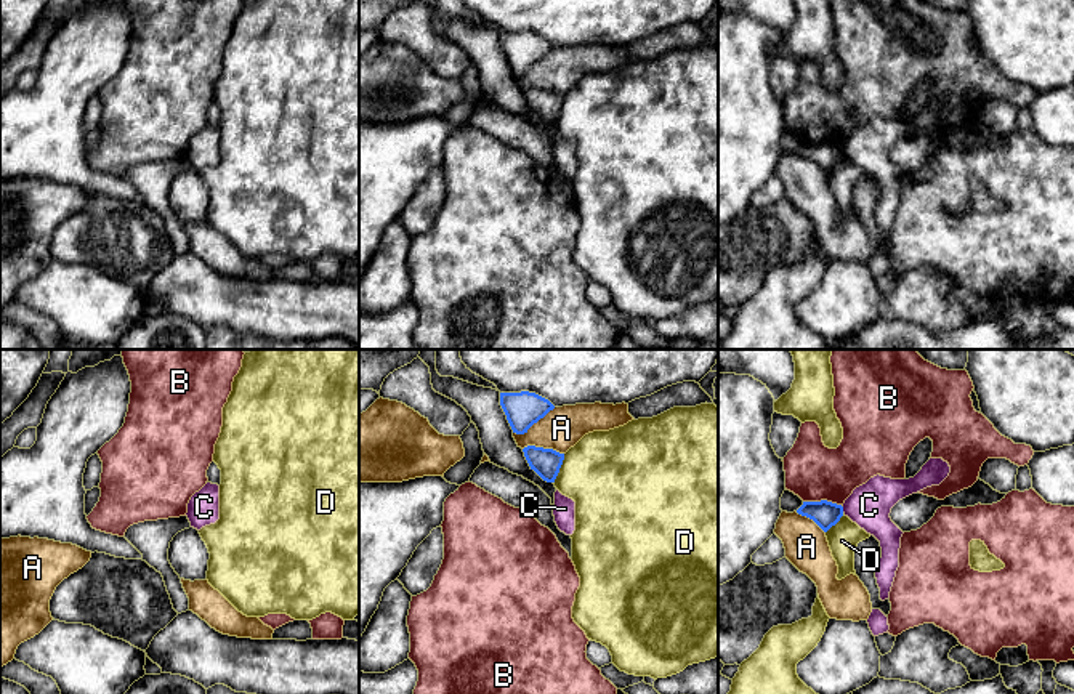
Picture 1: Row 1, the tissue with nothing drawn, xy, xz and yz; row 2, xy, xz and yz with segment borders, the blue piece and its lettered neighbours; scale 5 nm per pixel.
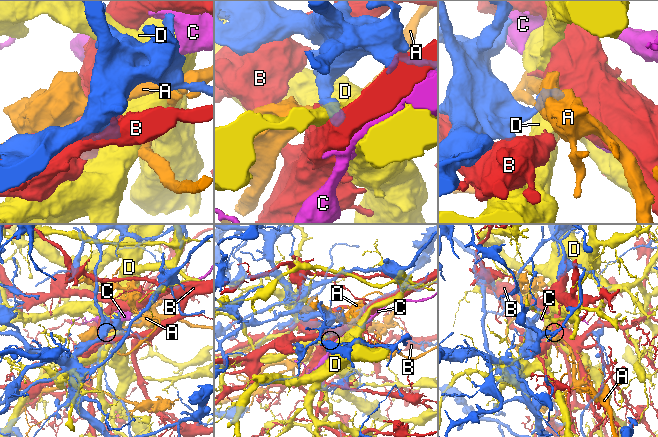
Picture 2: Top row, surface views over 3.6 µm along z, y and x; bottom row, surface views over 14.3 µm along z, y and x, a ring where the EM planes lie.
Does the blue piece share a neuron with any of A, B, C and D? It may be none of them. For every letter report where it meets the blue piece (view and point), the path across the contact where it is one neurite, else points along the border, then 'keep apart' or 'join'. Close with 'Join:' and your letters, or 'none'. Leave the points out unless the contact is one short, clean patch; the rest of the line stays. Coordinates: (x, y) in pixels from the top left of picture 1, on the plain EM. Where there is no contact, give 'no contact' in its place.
A: xz (534, 63) | keep apart
B: yz (823, 141) | keep apart
C: yz (842, 151) | along yz (842, 148), (843, 153) | keep apart
D: xz (560, 108) | keep apart
Join: none

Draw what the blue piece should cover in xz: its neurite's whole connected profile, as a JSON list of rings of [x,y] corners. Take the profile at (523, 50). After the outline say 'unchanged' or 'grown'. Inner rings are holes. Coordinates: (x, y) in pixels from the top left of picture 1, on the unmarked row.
[[[529,32],[500,34],[500,46],[516,75],[527,74],[534,64],[555,50],[548,40]]]; unchanged

